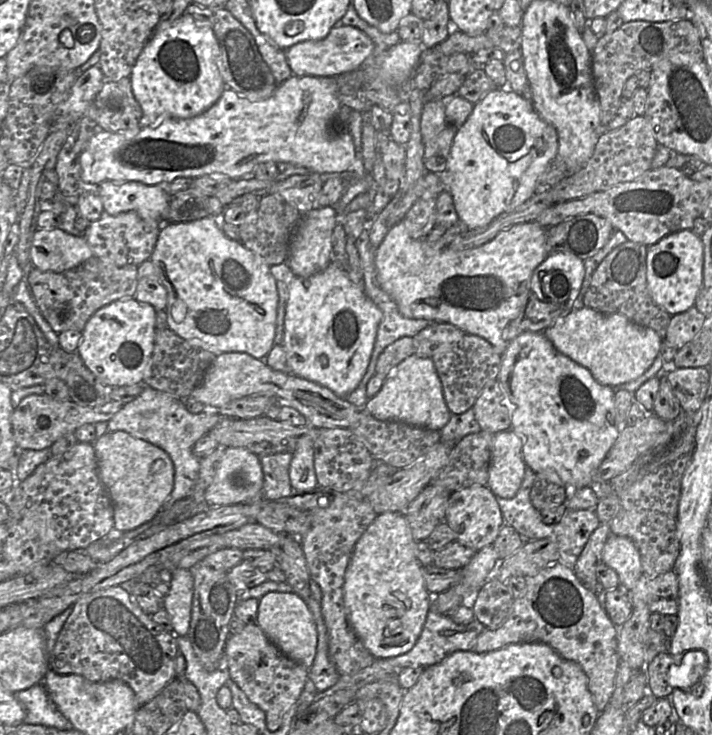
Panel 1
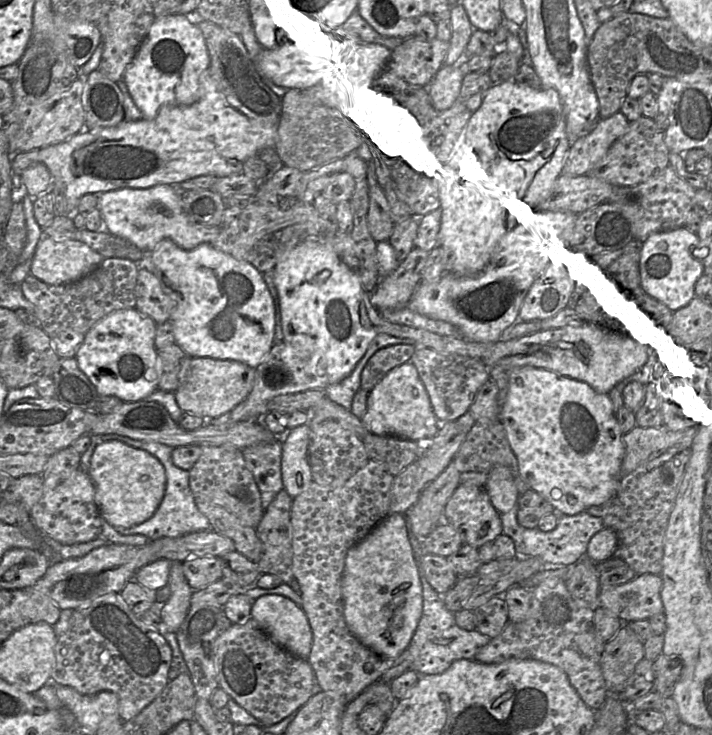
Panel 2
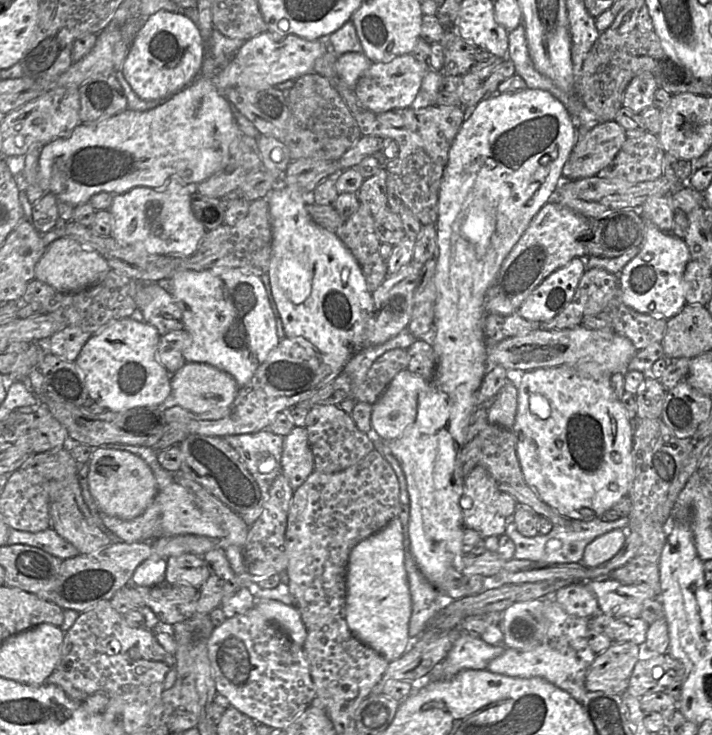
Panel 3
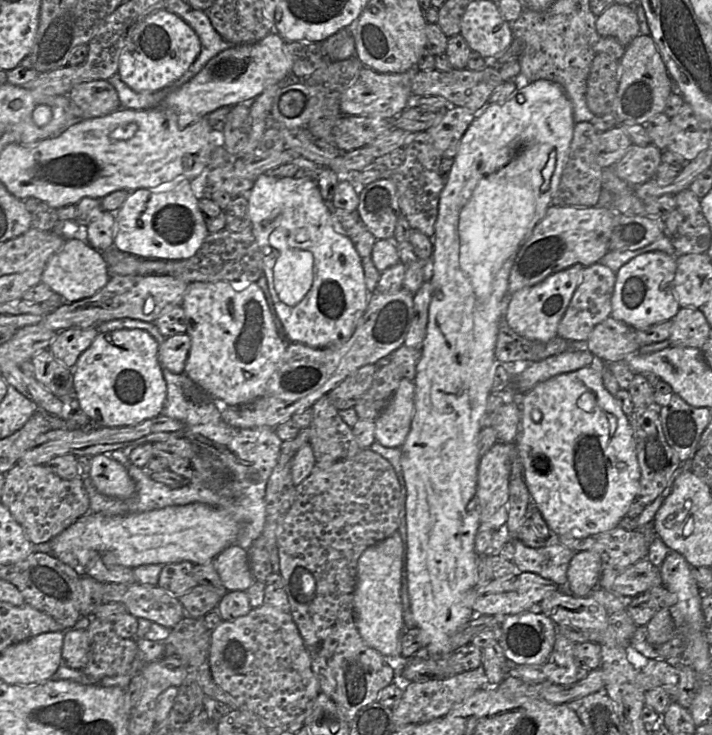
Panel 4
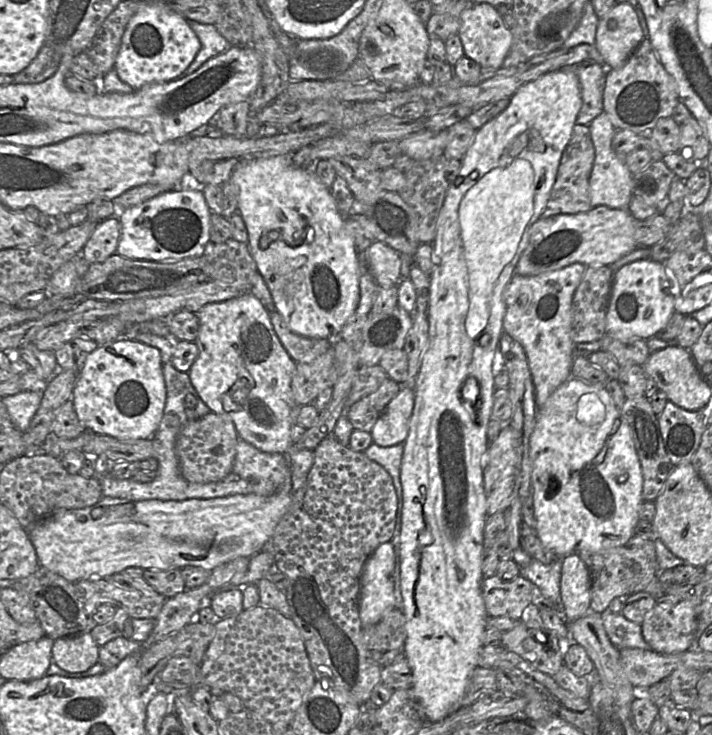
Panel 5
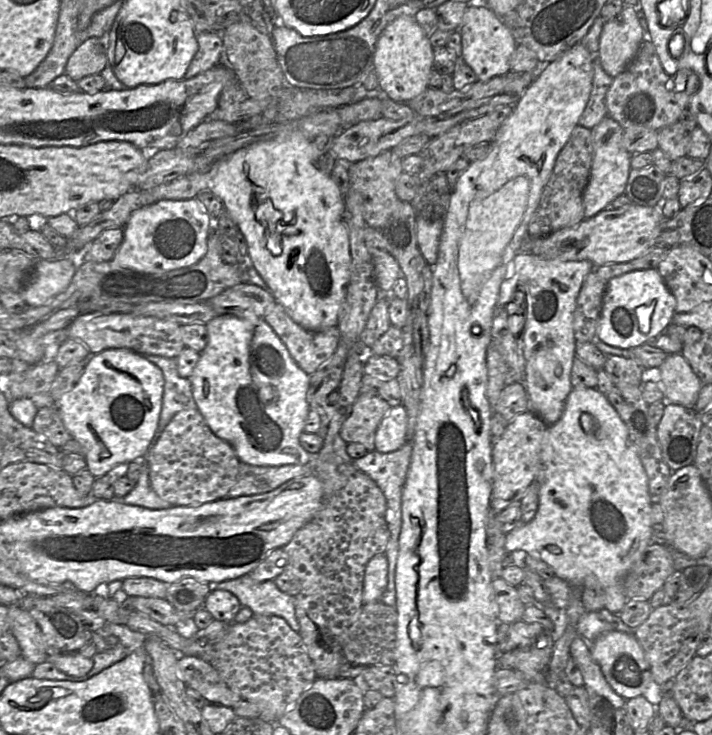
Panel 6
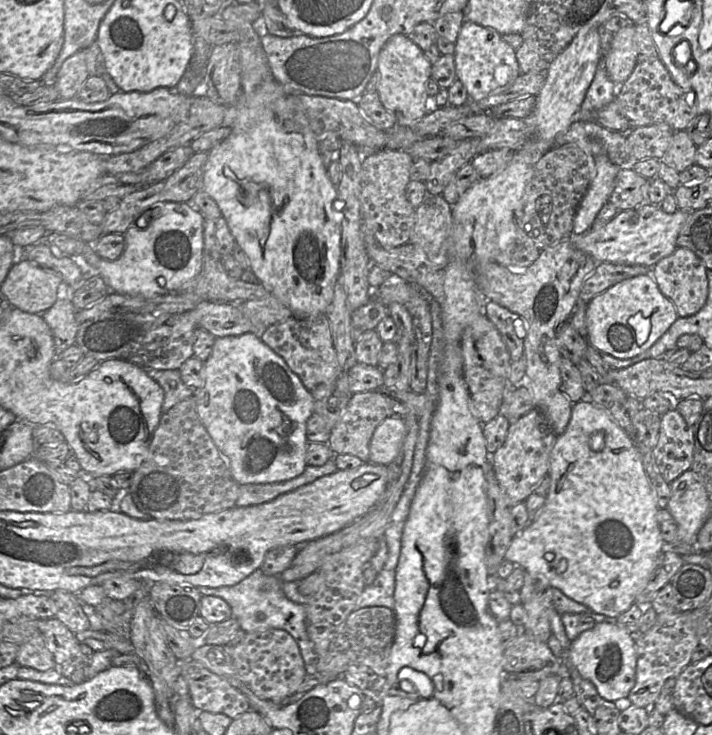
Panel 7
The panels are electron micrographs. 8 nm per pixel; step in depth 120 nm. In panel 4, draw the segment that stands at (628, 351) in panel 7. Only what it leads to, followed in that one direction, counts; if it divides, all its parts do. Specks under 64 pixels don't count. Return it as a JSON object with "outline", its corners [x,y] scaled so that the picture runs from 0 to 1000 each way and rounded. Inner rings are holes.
{"outline":[[[928,341],[903,344],[875,361],[865,371],[858,430],[890,450],[944,435],[955,415],[944,393],[949,350]]]}

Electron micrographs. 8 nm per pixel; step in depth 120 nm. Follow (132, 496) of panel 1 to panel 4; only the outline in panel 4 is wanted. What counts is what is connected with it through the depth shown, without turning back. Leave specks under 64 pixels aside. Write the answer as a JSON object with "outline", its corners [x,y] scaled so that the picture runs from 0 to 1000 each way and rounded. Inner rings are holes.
{"outline":[[[149,616],[129,622],[125,649],[133,665],[153,676],[177,679],[190,669],[178,635]]]}

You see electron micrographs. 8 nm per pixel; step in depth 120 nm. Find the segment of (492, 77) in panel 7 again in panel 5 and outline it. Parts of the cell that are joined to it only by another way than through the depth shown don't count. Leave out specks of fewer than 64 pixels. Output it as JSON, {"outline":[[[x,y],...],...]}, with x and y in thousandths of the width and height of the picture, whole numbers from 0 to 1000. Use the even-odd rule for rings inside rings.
{"outline":[[[663,4],[646,22],[645,41],[652,76],[669,83],[677,94],[699,94],[718,69],[719,44],[699,12],[685,4]]]}

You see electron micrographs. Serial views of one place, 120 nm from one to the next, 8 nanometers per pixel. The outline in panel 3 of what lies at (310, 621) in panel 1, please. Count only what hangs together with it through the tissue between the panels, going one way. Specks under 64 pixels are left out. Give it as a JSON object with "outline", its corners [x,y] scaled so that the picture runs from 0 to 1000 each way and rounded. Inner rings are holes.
{"outline":[[[361,816],[358,826],[375,842],[386,848],[414,876],[426,882],[431,857],[421,833],[413,823],[388,816]]]}

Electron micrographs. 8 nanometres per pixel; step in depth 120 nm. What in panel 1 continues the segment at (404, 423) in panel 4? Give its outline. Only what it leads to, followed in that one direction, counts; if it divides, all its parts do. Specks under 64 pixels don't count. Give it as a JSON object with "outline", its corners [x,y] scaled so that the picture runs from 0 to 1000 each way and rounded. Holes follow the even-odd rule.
{"outline":[[[586,482],[570,487],[546,506],[535,529],[517,544],[511,556],[531,571],[558,571],[612,586],[618,586],[633,566],[607,488]]]}

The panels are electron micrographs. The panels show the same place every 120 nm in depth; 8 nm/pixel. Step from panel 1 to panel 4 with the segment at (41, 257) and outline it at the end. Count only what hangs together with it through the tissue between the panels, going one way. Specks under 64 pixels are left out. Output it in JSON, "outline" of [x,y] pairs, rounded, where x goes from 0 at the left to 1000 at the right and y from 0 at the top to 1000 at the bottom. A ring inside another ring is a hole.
{"outline":[[[101,322],[93,325],[87,337],[72,348],[59,371],[58,384],[83,400],[91,411],[103,411],[132,401],[146,390],[153,376],[145,346],[115,322]]]}

